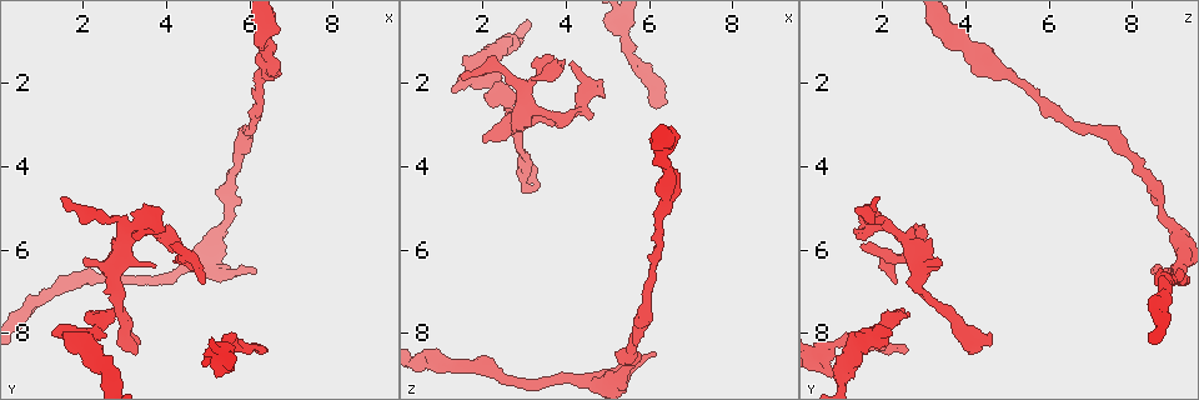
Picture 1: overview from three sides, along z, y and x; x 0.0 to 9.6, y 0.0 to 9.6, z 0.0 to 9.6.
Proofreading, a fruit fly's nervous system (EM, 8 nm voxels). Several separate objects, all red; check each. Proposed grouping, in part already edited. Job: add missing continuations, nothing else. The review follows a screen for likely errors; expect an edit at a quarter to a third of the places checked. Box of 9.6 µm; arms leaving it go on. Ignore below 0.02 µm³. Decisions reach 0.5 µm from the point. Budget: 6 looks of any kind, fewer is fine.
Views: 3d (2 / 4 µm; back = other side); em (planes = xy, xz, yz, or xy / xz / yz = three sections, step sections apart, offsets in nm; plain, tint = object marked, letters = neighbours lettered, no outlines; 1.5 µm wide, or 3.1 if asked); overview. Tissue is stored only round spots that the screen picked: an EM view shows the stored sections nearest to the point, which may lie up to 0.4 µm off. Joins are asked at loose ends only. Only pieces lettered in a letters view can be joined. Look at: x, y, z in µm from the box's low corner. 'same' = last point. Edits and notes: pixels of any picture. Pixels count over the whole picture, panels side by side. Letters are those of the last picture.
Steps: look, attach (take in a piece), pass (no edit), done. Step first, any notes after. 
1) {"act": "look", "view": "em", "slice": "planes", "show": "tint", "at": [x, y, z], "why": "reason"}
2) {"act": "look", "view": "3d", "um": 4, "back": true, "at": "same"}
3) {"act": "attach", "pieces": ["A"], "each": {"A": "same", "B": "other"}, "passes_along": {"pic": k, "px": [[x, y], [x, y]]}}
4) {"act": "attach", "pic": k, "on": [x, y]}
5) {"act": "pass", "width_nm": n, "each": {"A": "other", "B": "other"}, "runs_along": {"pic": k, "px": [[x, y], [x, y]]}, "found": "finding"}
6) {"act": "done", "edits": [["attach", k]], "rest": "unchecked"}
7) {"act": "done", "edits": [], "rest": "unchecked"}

{"act": "look", "view": "em", "slice": "xy", "step": 4, "show": "letters", "at": [6.25, 6.60, 8.60], "why": "free end"}

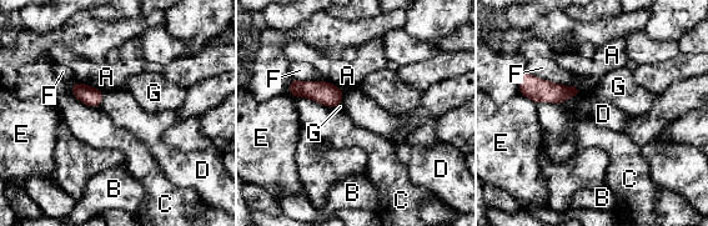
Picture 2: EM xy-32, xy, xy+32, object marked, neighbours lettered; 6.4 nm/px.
{"act": "look", "view": "em", "slice": "planes", "show": "letters", "at": "same", "why": "cut it another way"}

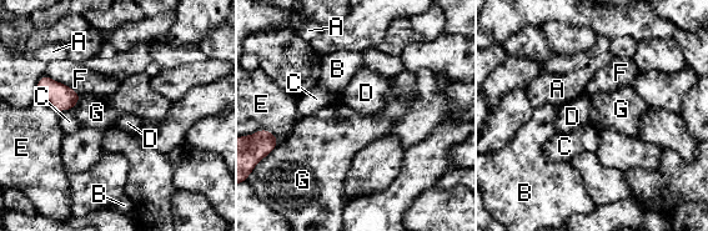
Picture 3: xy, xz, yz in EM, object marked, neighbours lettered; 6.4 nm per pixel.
{"act": "pass", "each": {"A": "other", "B": "other", "C": "other", "D": "other", "E": "other", "F": "other", "G": "other"}, "border": {"pic": 3, "px": [[80, 95], [80, 99], [70, 109]]}, "found": "no lettered piece goes on from it"}

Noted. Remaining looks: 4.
{"act": "look", "view": "em", "slice": "planes", "show": "letters", "at": [6.20, 8.50, 2.65]}

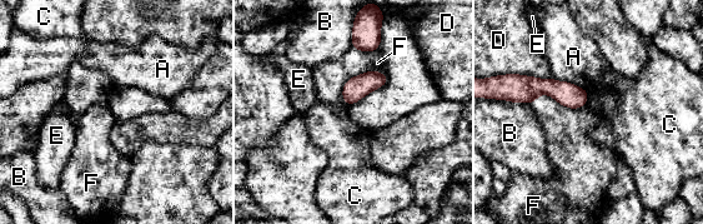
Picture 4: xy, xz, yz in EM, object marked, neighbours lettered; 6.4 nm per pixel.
{"act": "pass", "each": {"A": "other", "B": "other", "C": "other", "D": "other", "E": "other", "F": "other"}, "border": {"pic": 4, "px": [[380, 44], [371, 51], [352, 51]]}, "found": "none of them fits"}

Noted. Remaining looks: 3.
{"act": "look", "view": "3d", "um": 4, "at": [1.30, 7.95, 2.15], "why": "an open end"}

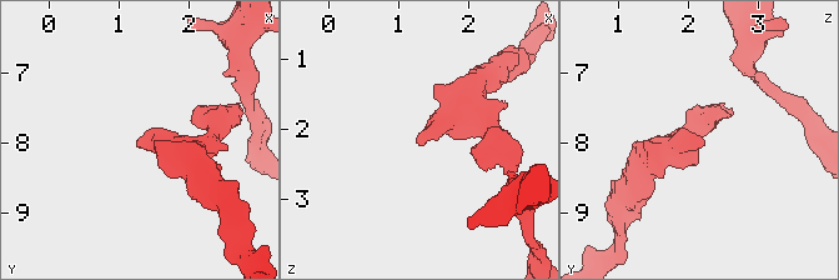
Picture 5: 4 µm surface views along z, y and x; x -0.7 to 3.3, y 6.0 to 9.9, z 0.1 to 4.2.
{"act": "look", "view": "em", "slice": "planes", "show": "letters", "at": [1.25, 7.95, 2.15]}

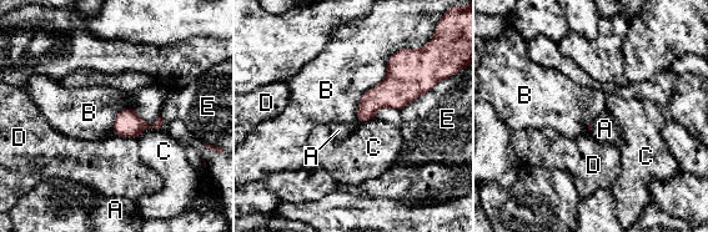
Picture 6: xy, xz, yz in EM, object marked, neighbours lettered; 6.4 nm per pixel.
{"act": "pass", "each": {"A": "other", "B": "other", "C": "other", "D": "other", "E": "other"}, "border": {"pic": 6, "px": [[412, 48], [358, 122]]}, "found": "no lettered piece goes on from it"}

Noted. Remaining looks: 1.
{"act": "done", "edits": [], "rest": "unchecked"}

